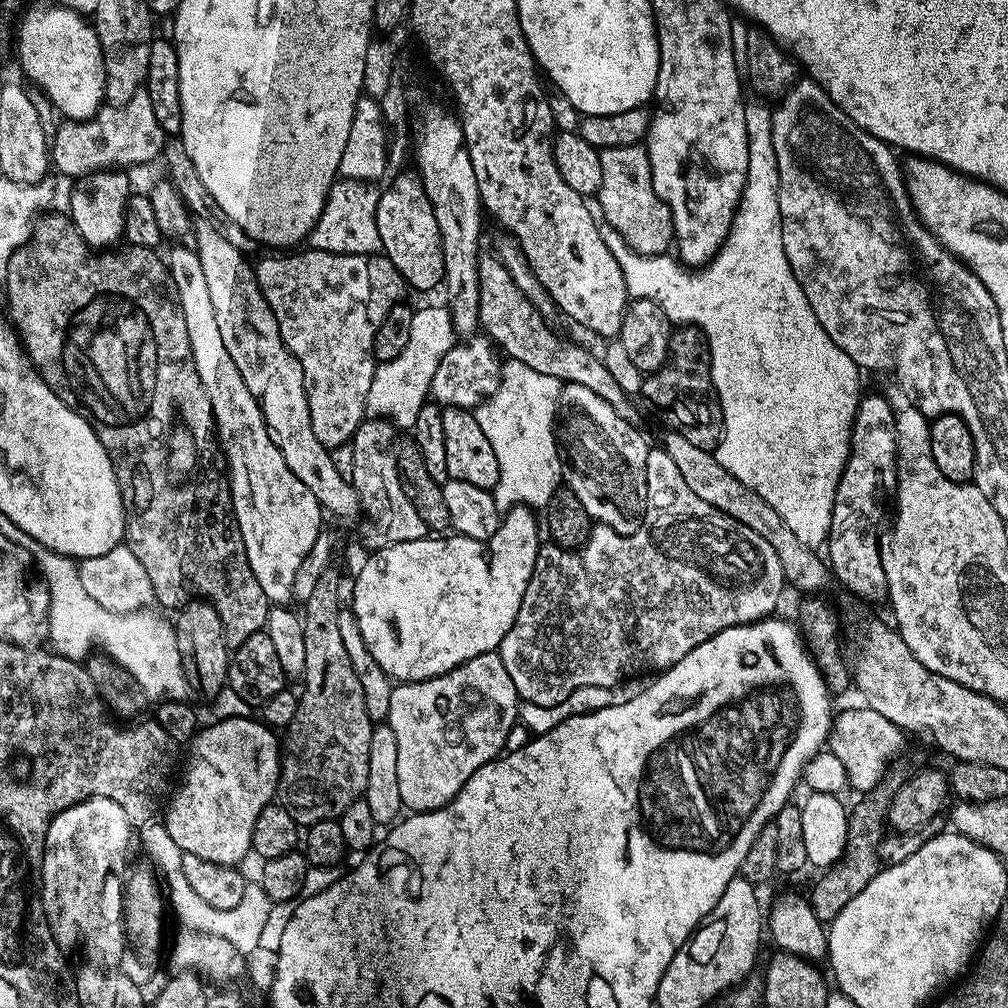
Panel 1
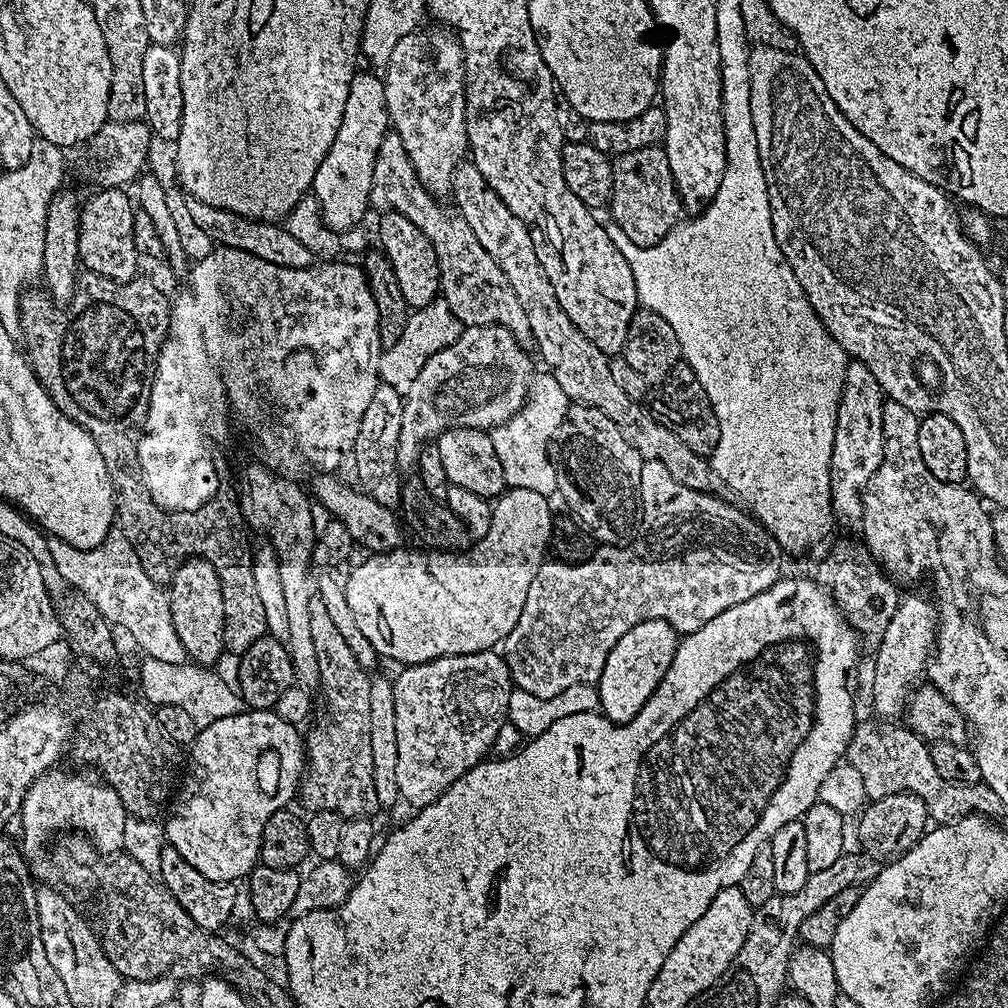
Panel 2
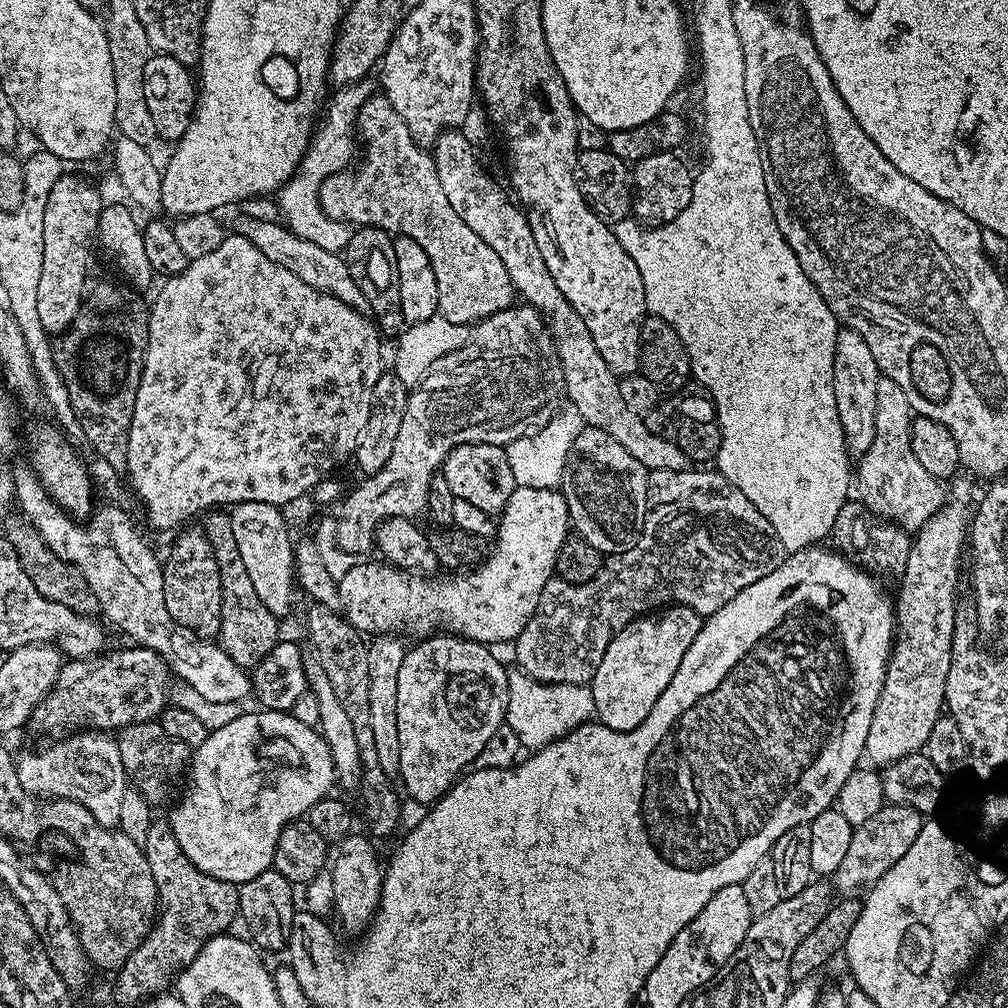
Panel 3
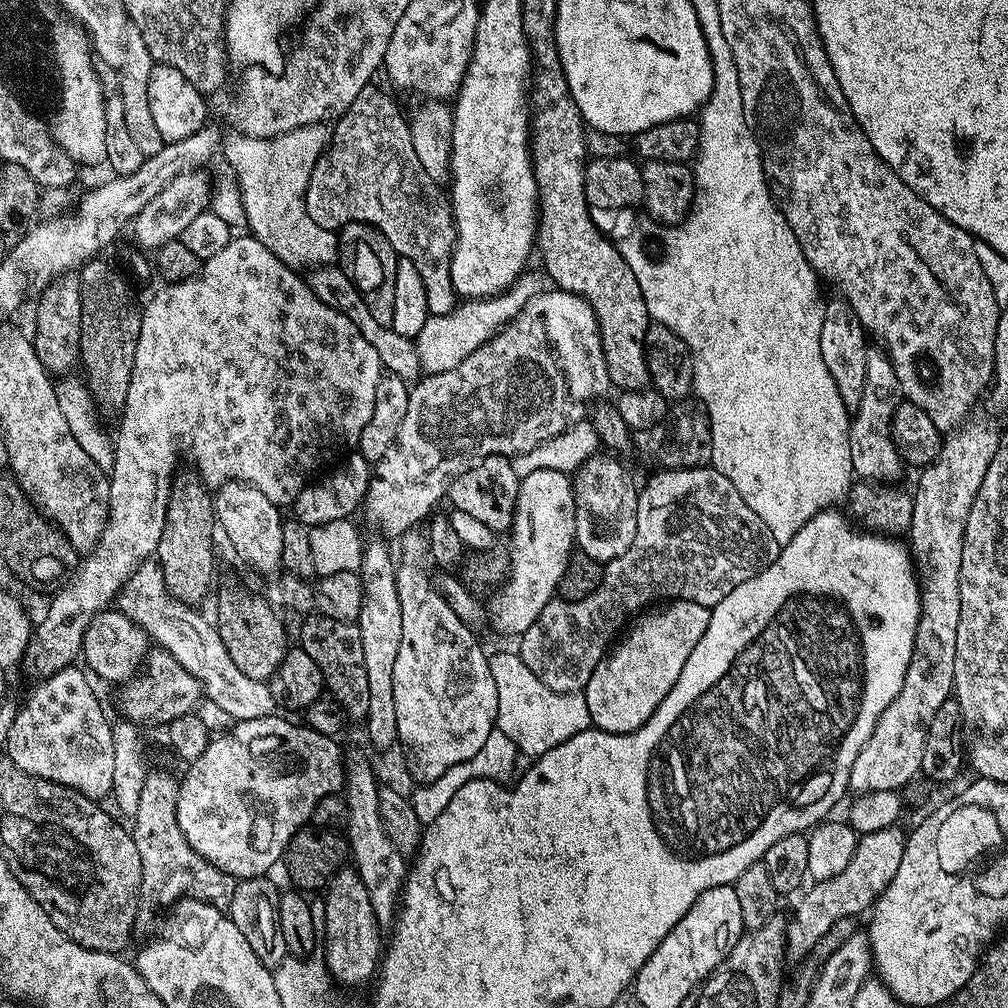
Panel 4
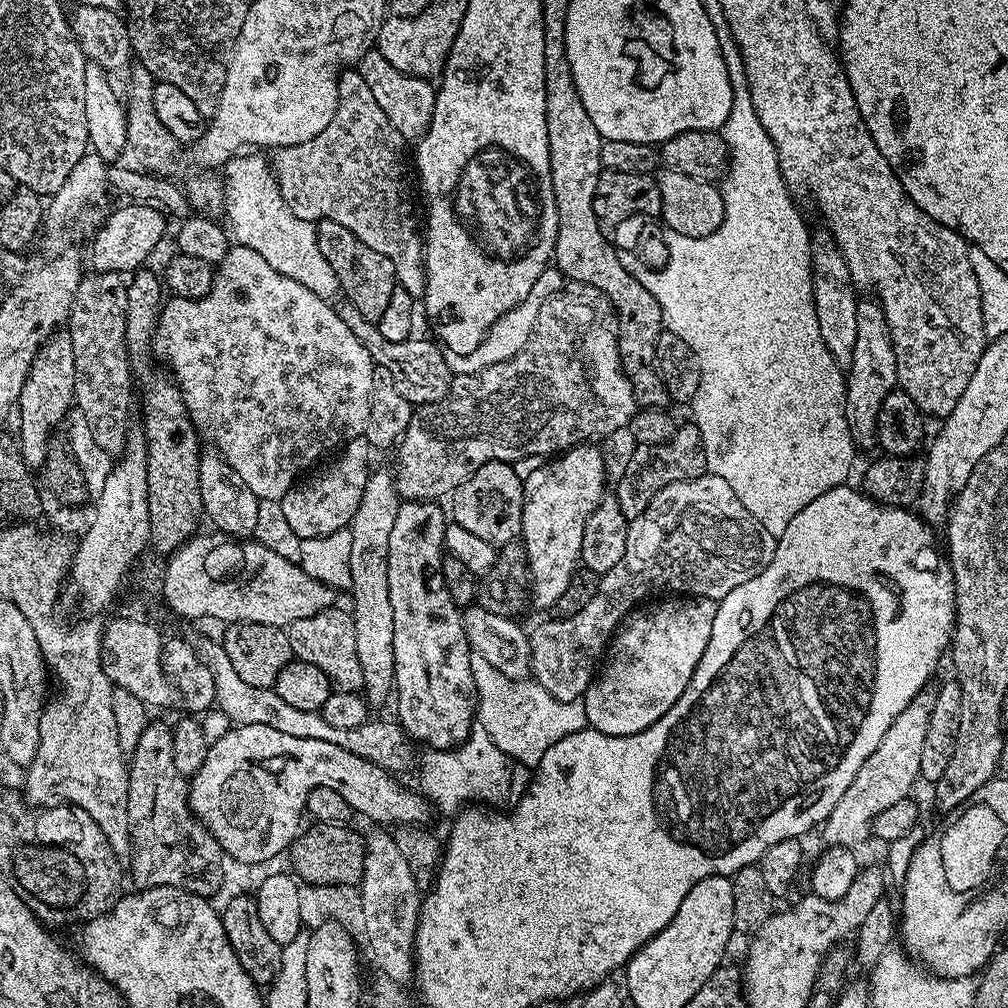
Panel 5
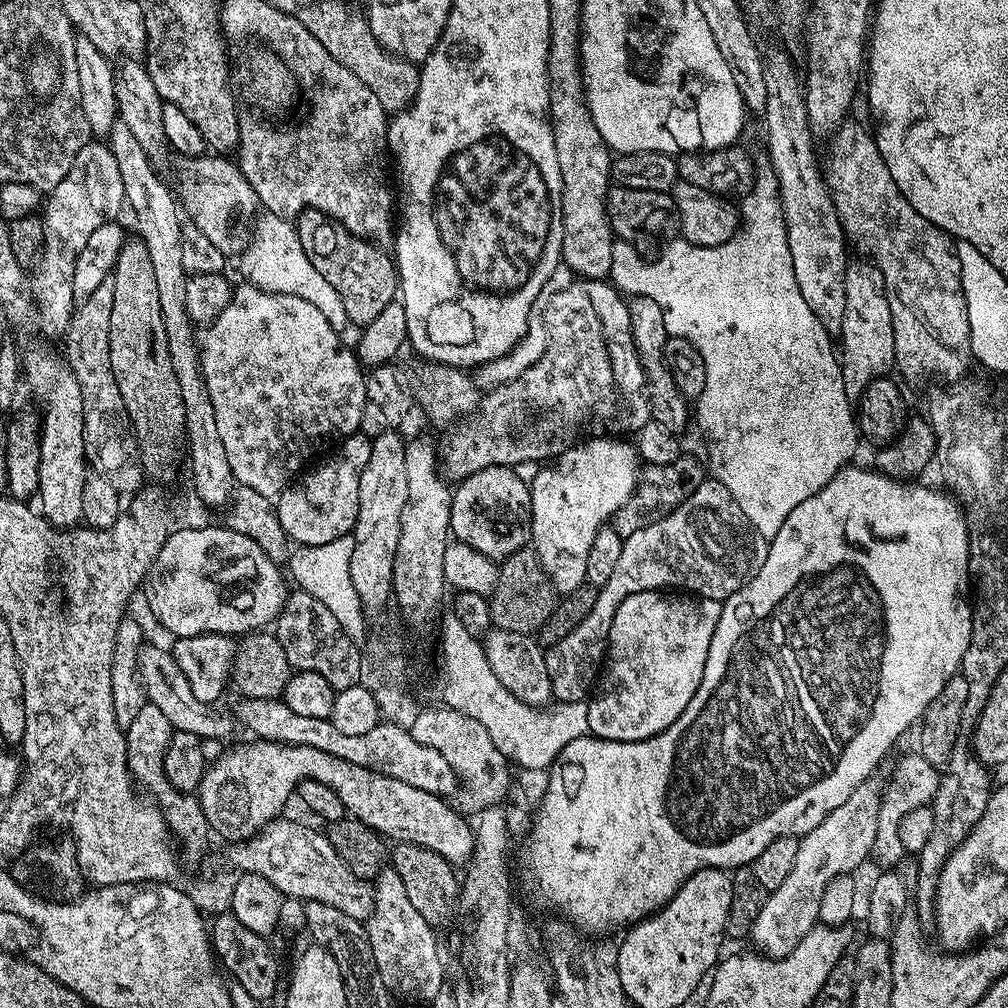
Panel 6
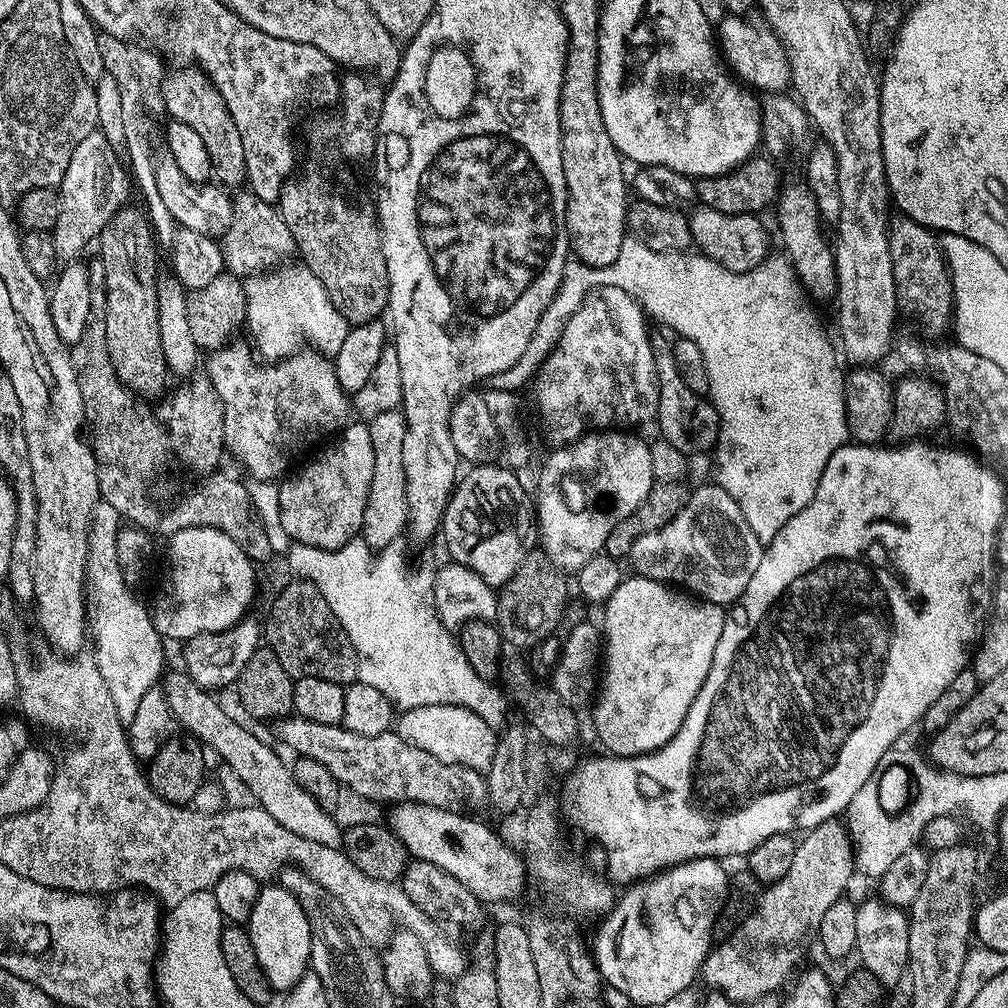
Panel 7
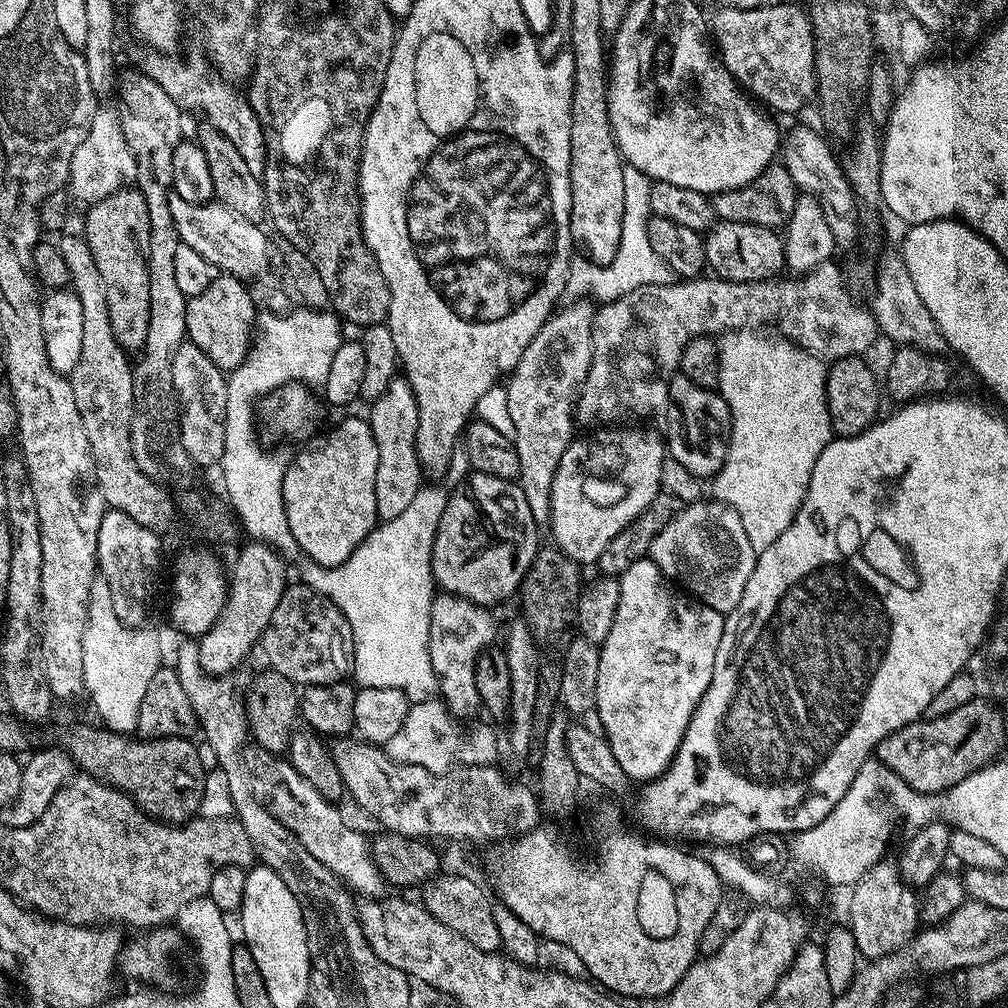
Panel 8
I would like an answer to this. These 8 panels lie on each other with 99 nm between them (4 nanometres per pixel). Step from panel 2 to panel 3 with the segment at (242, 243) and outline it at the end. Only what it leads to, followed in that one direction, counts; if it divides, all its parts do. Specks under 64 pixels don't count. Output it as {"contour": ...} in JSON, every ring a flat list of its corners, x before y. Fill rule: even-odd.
{"contour":[[248,216,242,227,243,235,270,258,270,262,278,262,278,266,286,266,294,278,302,278,306,286,310,286,319,292,326,292,351,305,357,310,364,310,369,307,367,295,362,287,361,281,352,277,348,264,341,253,322,250,314,242,306,242,306,238,298,238,288,228,288,225,276,220,263,220,260,216],[277,220,277,221,276,221]]}

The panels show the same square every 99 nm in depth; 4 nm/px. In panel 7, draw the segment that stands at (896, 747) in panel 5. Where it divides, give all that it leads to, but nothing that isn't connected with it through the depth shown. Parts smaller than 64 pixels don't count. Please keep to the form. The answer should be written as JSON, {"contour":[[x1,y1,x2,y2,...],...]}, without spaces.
{"contour":[[839,819,822,822,816,828,805,831,803,836,794,850,794,863,790,865,790,870,781,880,763,889,756,909,726,942,717,943,704,960,702,980,712,990,718,990,719,995,728,997,737,1005,747,1005,753,1000,771,997,776,994,772,992,785,987,784,979,797,971,796,963,807,954,811,944,813,947,826,910,830,910,830,906,834,906,834,902,838,902,847,893,844,891,847,890,852,876,854,877,854,849,846,835,845,825]]}

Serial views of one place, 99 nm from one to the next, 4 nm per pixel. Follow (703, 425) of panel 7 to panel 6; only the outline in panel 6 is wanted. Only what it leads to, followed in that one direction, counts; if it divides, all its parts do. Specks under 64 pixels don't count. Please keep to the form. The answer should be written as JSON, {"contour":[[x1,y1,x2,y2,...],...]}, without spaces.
{"contour":[[649,296,631,297,627,305,632,323,632,341,644,371,651,419,667,428,681,430,680,428,687,426,688,420,690,424,690,400,680,393,678,386,674,386,674,378,670,378,670,370,666,370,664,347,669,335,666,322,662,322,662,310,658,302,654,302]]}

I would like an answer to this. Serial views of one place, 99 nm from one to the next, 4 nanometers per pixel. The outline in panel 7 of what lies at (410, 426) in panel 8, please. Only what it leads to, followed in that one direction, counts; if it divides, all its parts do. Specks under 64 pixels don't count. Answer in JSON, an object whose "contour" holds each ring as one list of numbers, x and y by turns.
{"contour":[[397,410,378,414,378,418,367,421,370,440,374,442,374,478,370,482,370,494,364,515,362,539,374,550,385,548,386,545,399,541,405,535,408,526,408,503,406,502,406,466,402,466,402,441,406,438,406,422,403,411]]}

